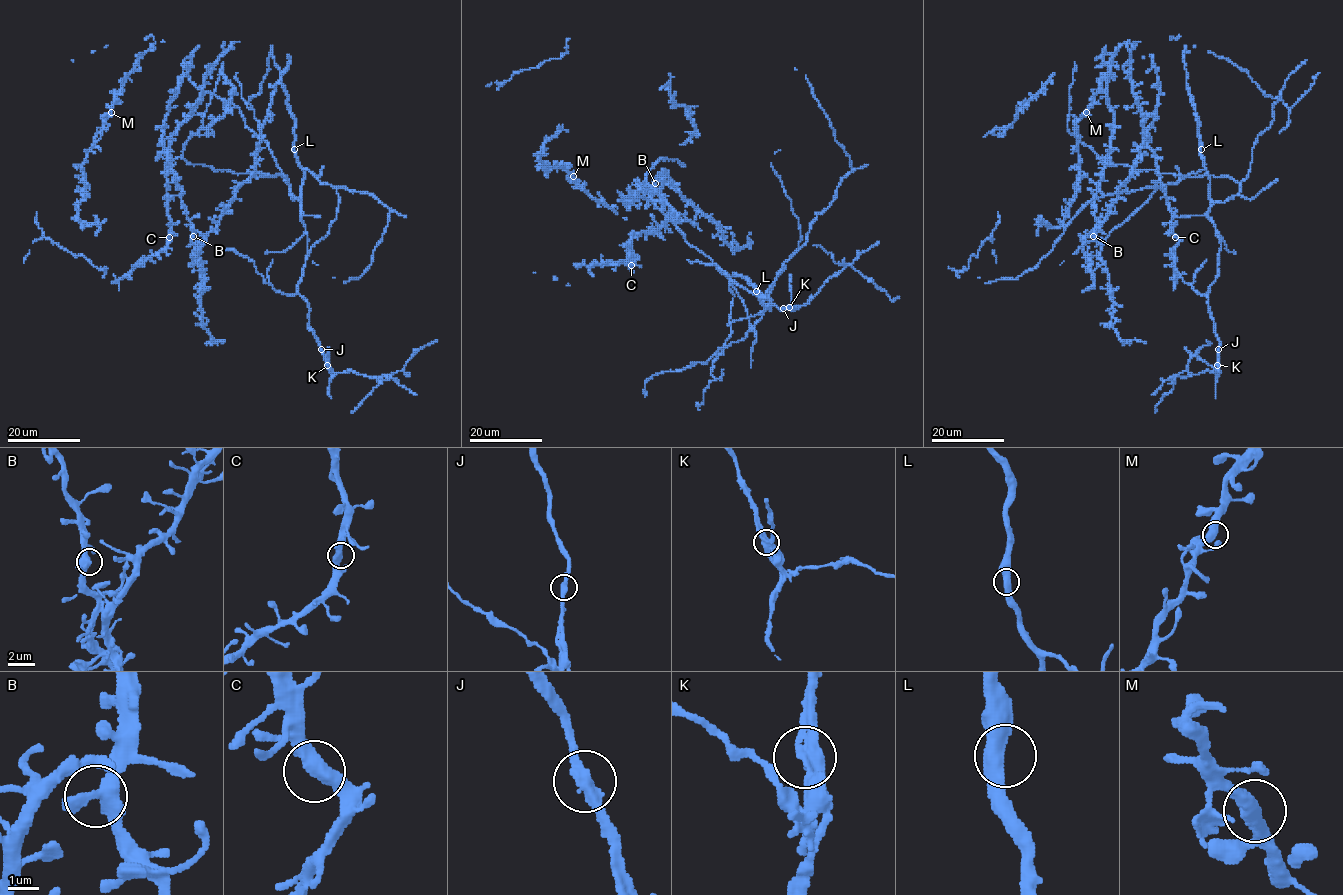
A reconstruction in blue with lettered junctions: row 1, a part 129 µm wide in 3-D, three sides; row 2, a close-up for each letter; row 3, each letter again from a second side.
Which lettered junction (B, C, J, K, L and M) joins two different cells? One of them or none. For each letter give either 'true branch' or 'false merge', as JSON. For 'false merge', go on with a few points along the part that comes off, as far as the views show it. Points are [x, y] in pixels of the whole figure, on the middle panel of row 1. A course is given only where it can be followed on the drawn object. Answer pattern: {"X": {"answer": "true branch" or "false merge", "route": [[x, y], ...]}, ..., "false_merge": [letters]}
{"B": {"answer": "true branch"}, "C": {"answer": "true branch"}, "J": {"answer": "true branch"}, "K": {"answer": "false merge", "route": [[790, 307], [804, 306], [829, 278], [846, 266], [852, 266], [870, 278], [892, 300], [899, 296]]}, "L": {"answer": "true branch"}, "M": {"answer": "true branch"}, "false_merge": ["K"]}

